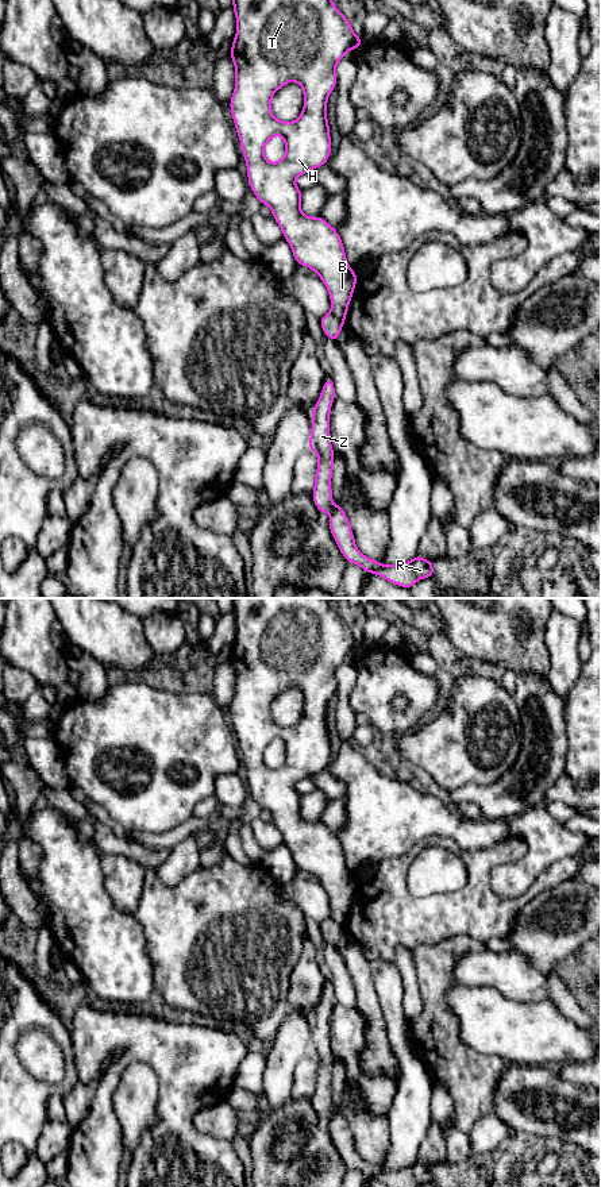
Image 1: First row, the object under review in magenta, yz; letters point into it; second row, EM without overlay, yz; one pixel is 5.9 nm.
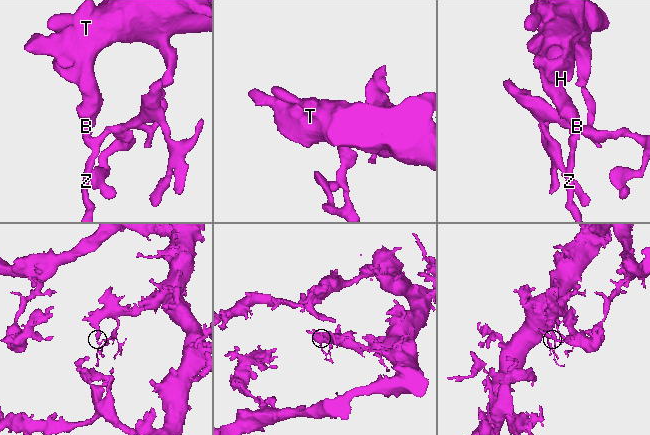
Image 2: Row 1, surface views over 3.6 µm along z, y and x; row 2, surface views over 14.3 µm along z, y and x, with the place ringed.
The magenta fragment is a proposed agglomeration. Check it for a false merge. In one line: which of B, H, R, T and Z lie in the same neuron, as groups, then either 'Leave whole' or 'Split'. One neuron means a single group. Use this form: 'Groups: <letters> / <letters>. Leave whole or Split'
Groups: B H T / R Z. Split

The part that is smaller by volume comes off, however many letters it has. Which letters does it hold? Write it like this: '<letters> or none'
R, Z

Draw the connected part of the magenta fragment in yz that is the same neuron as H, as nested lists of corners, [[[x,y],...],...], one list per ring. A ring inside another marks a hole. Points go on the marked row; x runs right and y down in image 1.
[[[234,0],[232,8],[236,16],[236,35],[232,39],[231,59],[235,65],[235,90],[230,109],[240,140],[243,157],[247,165],[247,178],[253,193],[270,207],[273,219],[281,227],[297,265],[316,271],[328,289],[331,313],[344,323],[347,309],[357,285],[357,273],[350,269],[346,251],[336,228],[323,217],[309,217],[301,212],[301,189],[294,184],[298,176],[327,163],[331,154],[331,136],[327,120],[327,101],[330,93],[338,85],[336,63],[347,54],[362,46],[362,36],[357,36],[347,18],[335,7],[332,0]],[[289,81],[301,85],[304,92],[304,108],[294,122],[281,122],[271,113],[271,97]],[[273,136],[285,140],[285,155],[280,162],[269,162],[263,150]]]

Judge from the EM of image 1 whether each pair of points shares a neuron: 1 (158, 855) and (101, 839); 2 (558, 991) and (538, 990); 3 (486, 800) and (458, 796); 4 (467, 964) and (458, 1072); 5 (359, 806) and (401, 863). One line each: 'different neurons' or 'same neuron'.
1: same neuron
2: different neurons
3: same neuron
4: different neurons
5: different neurons

